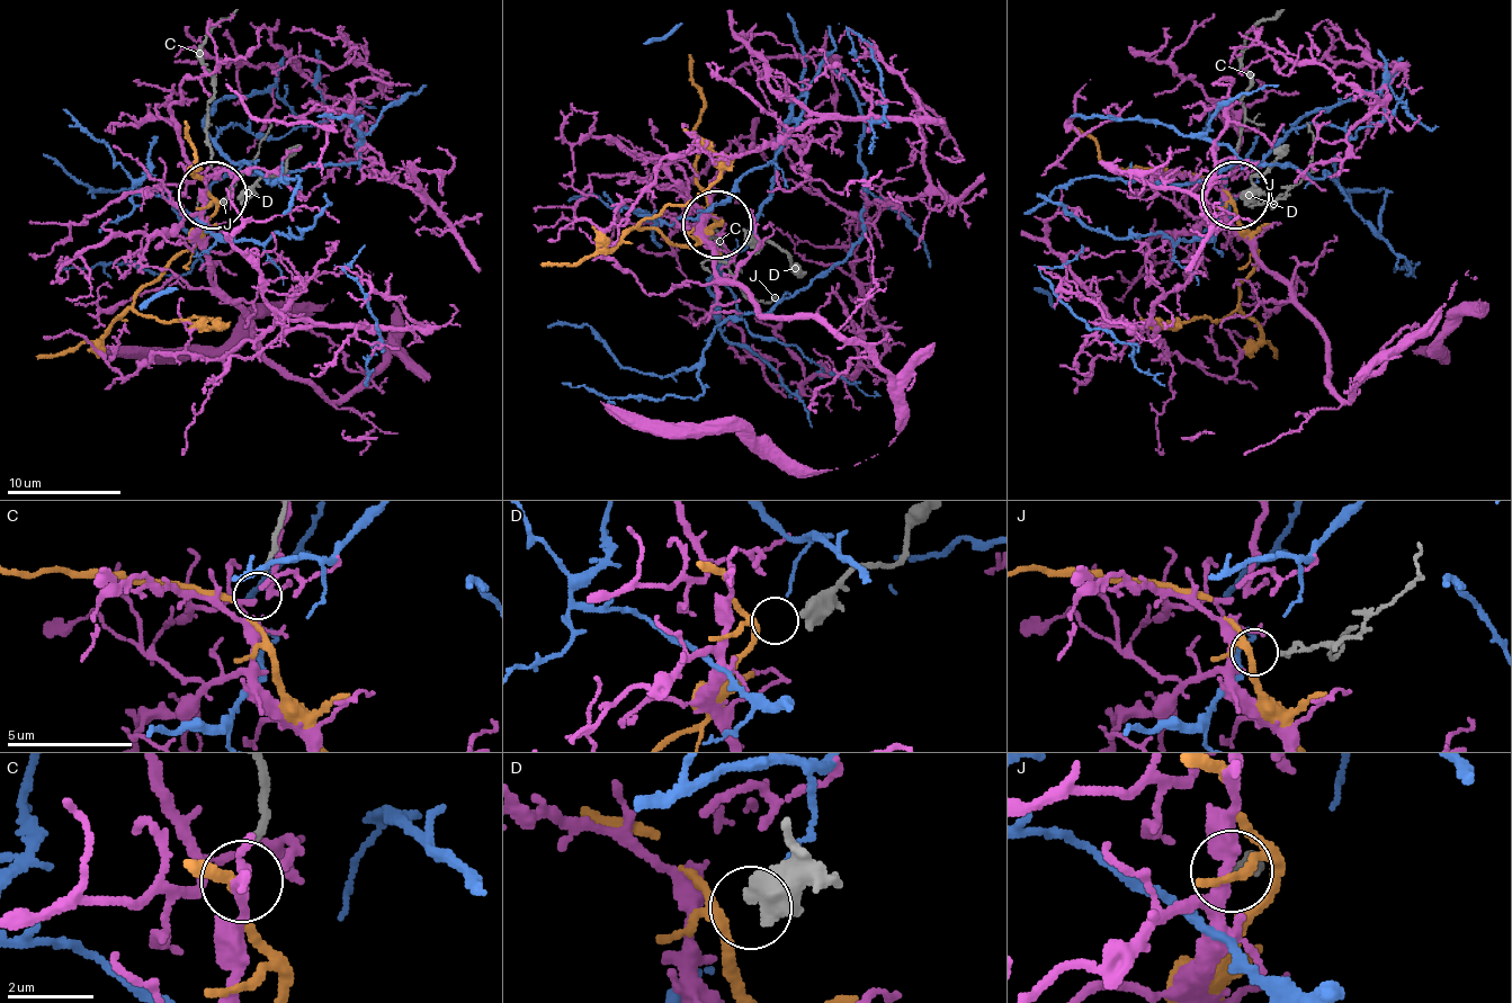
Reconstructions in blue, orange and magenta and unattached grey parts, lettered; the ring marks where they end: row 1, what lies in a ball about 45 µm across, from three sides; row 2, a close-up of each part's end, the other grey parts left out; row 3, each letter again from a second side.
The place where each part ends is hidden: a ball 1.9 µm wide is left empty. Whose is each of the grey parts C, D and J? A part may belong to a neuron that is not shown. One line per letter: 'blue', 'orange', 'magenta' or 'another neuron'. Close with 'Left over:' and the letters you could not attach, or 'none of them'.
C: another neuron
D: orange
J: magenta
Left over: C

